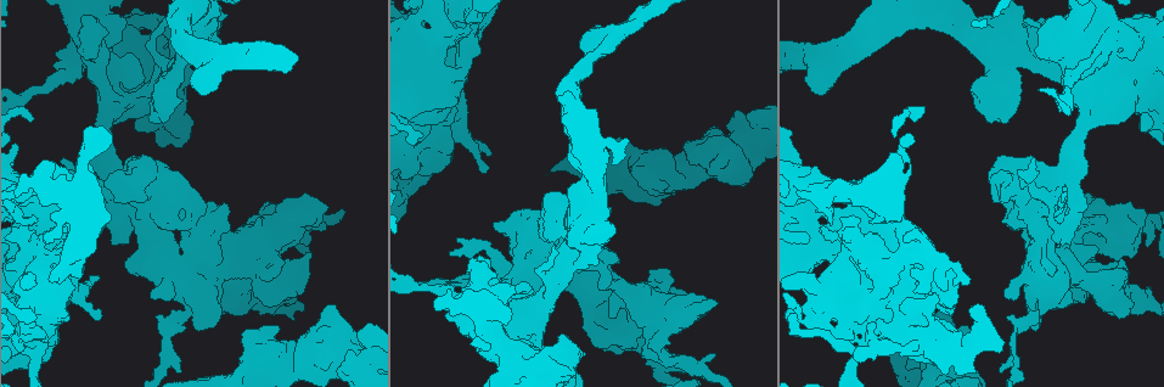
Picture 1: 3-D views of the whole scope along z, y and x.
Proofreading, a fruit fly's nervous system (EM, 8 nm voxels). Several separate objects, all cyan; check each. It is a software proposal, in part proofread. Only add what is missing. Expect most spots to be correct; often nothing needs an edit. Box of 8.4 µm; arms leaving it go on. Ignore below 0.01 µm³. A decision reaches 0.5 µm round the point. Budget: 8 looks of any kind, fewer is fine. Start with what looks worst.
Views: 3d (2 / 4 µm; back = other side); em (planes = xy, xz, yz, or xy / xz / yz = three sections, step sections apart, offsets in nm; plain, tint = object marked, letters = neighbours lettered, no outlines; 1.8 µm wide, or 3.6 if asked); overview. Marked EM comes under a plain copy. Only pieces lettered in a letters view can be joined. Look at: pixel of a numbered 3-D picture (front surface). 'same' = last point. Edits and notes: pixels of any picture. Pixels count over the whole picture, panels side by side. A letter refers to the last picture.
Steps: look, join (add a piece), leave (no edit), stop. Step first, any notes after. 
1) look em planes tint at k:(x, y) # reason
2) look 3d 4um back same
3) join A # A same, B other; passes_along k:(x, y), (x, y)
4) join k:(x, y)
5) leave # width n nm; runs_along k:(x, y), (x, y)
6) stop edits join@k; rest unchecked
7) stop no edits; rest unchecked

look em 3.6um planes letters at 1:(905, 296) # thin neck

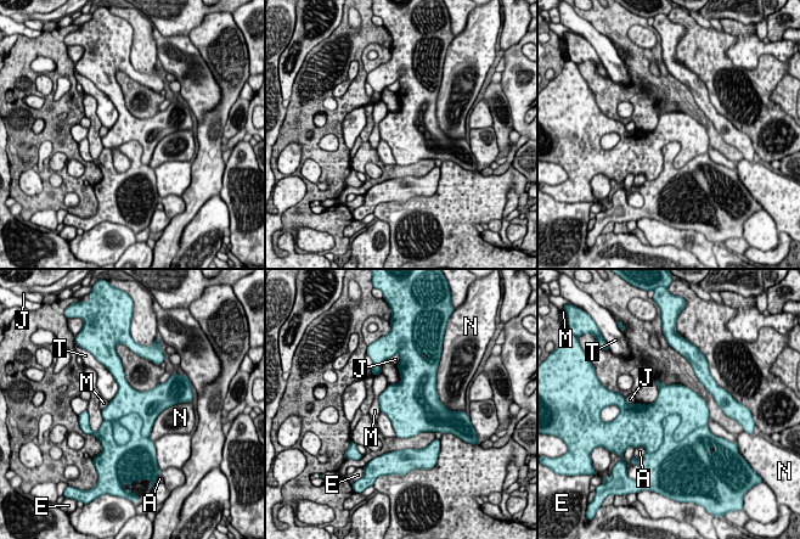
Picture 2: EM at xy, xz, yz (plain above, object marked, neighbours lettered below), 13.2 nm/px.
leave # A other, E other, J other, M other, N other, T other; none of them fits

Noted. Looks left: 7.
look 3d 2um at 1:(827, 335) # calibre changes

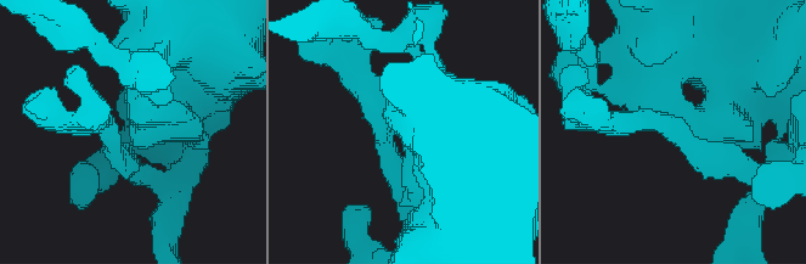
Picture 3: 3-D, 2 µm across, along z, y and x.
look em xz step 4 tint at 3:(669, 122) # arm_widths 200, 600 nm; shape alone is not enough

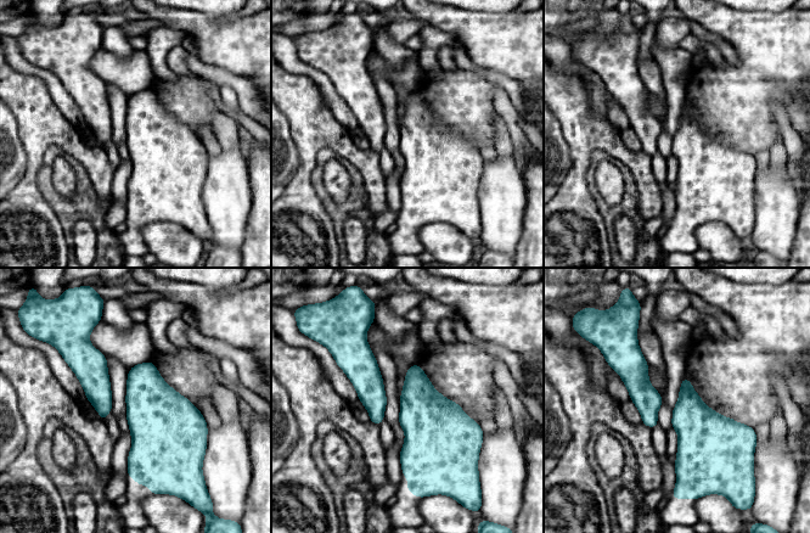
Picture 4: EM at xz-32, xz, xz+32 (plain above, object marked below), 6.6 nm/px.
look em xz step 4 letters same

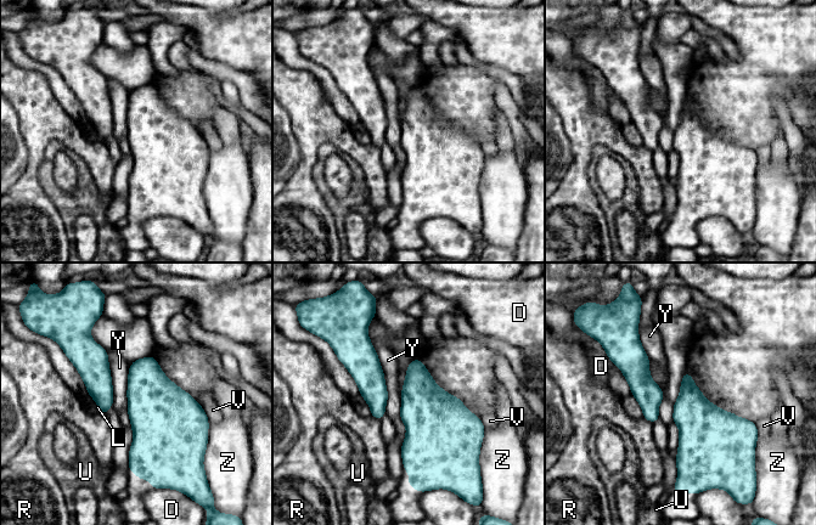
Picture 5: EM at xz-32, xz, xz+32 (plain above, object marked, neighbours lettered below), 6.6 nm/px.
leave # longest_contact D 600 nm; D other, L other, R other, U other, V other, Y other, Z other; none of them fits

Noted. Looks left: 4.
look 3d 4um at 1:(170, 278) # thick turns thin

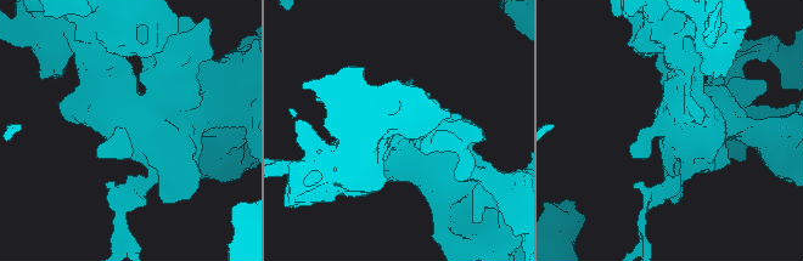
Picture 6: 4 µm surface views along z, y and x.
look em planes letters at 6:(121, 126)

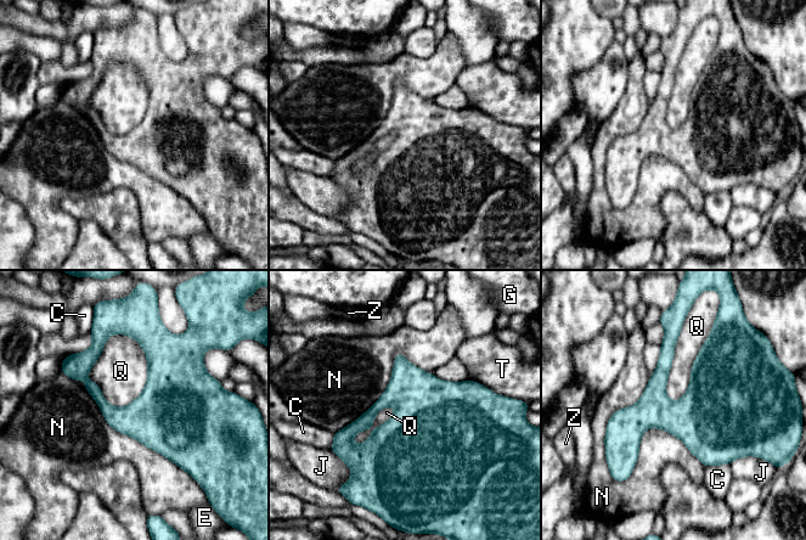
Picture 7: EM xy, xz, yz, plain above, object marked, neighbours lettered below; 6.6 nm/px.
leave # longest_contact N 1050 nm; C other, E other, G other, J other, N other, Q other, T other, Z other; border 7:(112, 333), (86, 377), (123, 408); no lettered piece goes on from it

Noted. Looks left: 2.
stop no edits; rest unchecked

